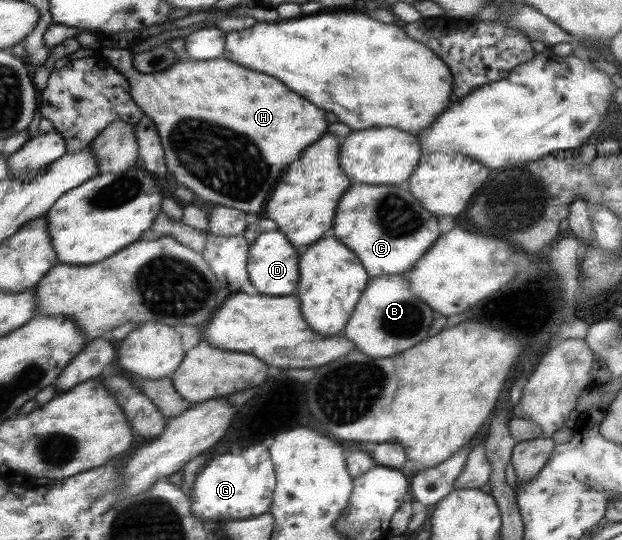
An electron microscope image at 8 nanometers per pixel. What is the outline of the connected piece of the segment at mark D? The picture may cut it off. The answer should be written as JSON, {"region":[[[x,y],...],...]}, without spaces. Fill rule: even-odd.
{"region":[[[279,230],[261,233],[249,247],[247,272],[259,294],[287,296],[295,292],[299,282],[299,256],[295,252],[295,246],[291,246],[287,236]]]}

